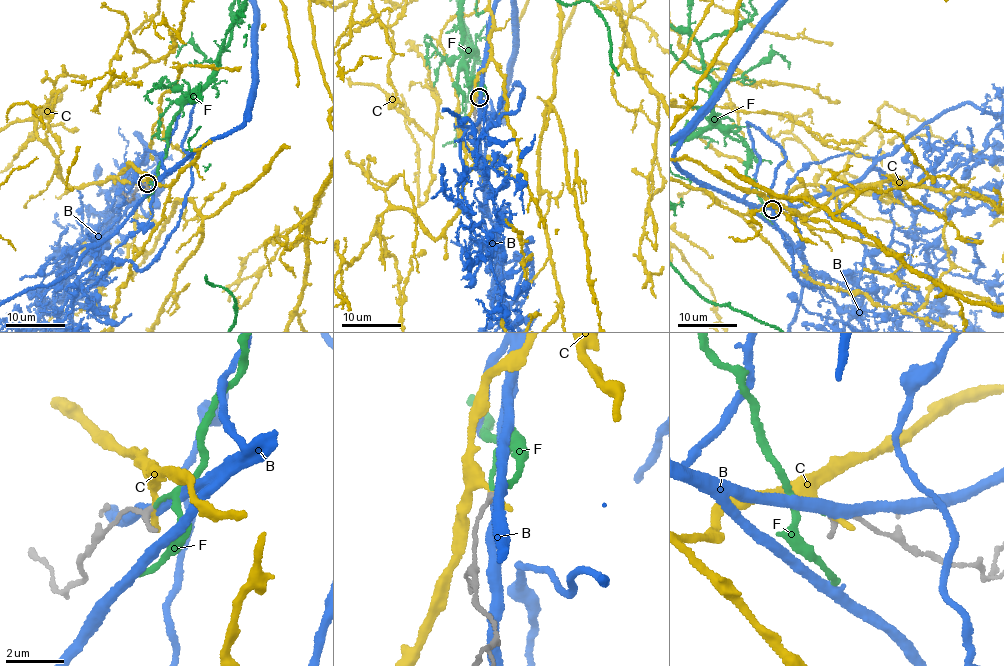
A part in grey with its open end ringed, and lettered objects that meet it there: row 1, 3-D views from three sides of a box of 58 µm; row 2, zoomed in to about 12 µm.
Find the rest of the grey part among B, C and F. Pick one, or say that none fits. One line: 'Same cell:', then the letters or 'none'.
Same cell: F

